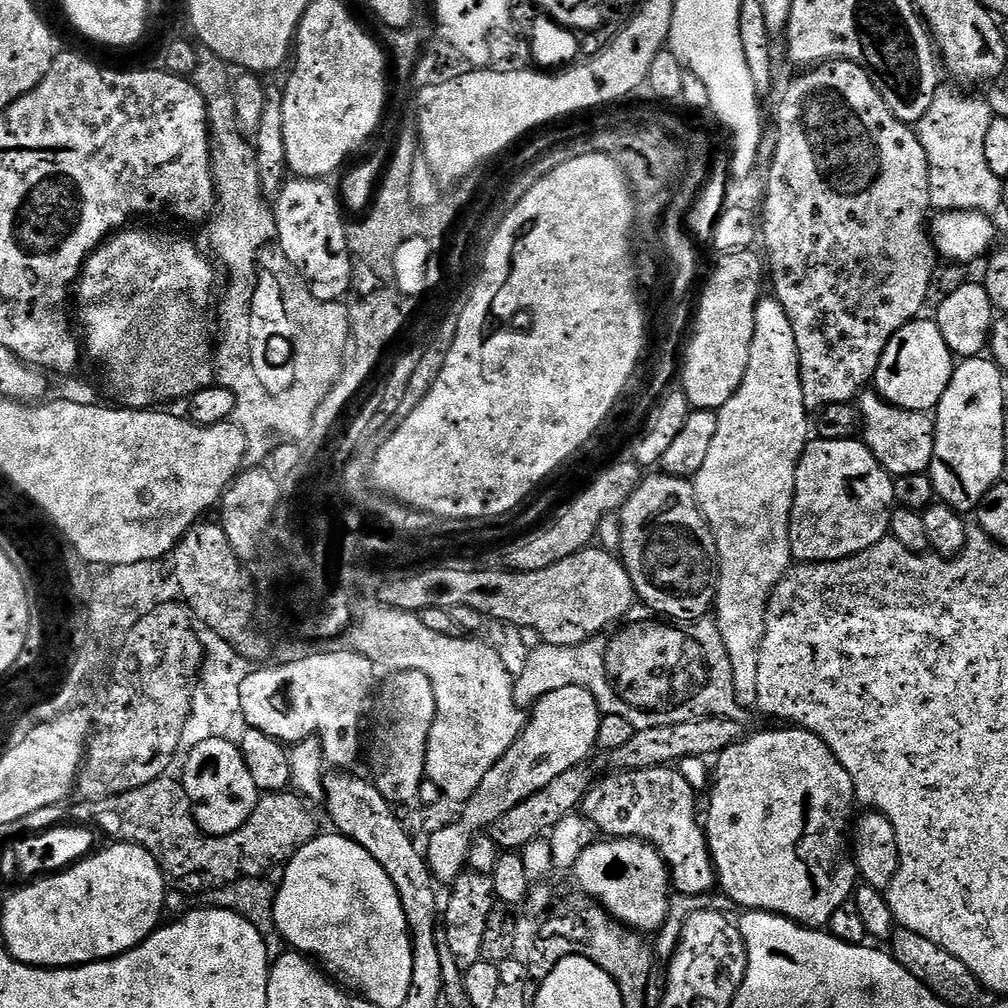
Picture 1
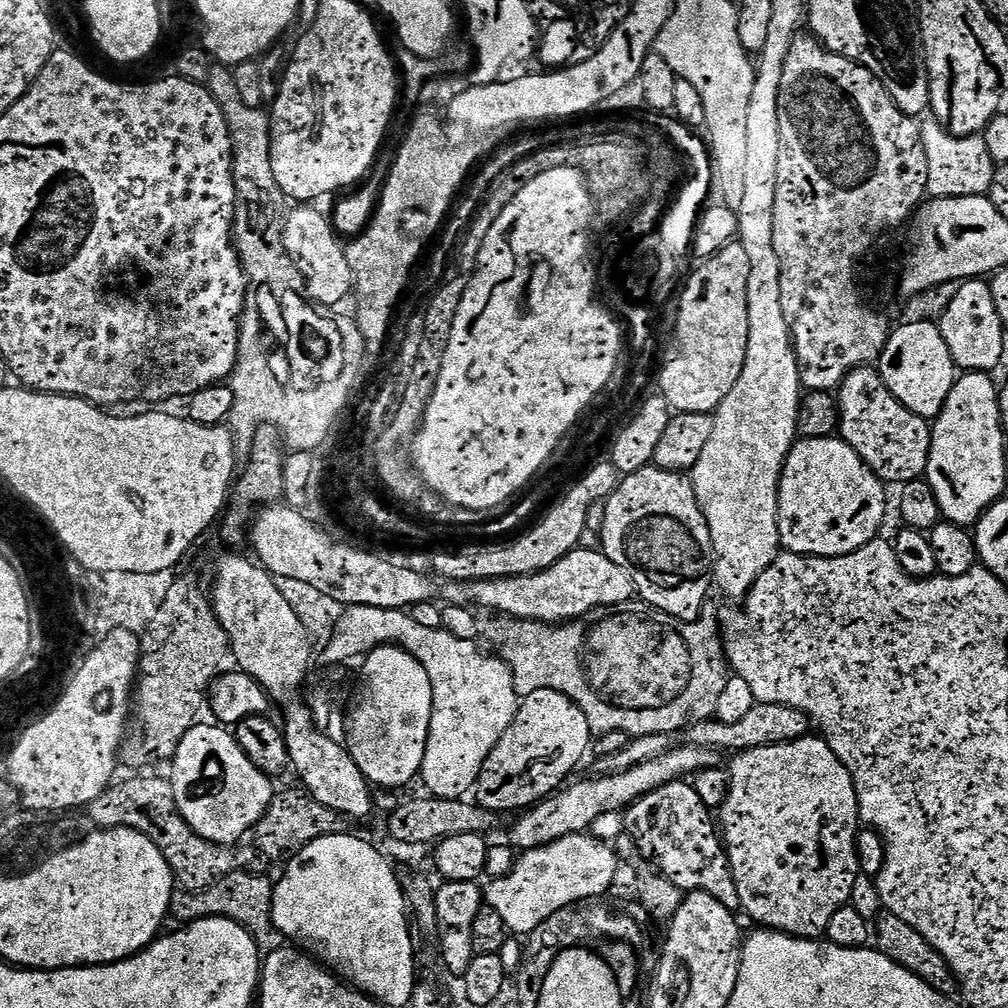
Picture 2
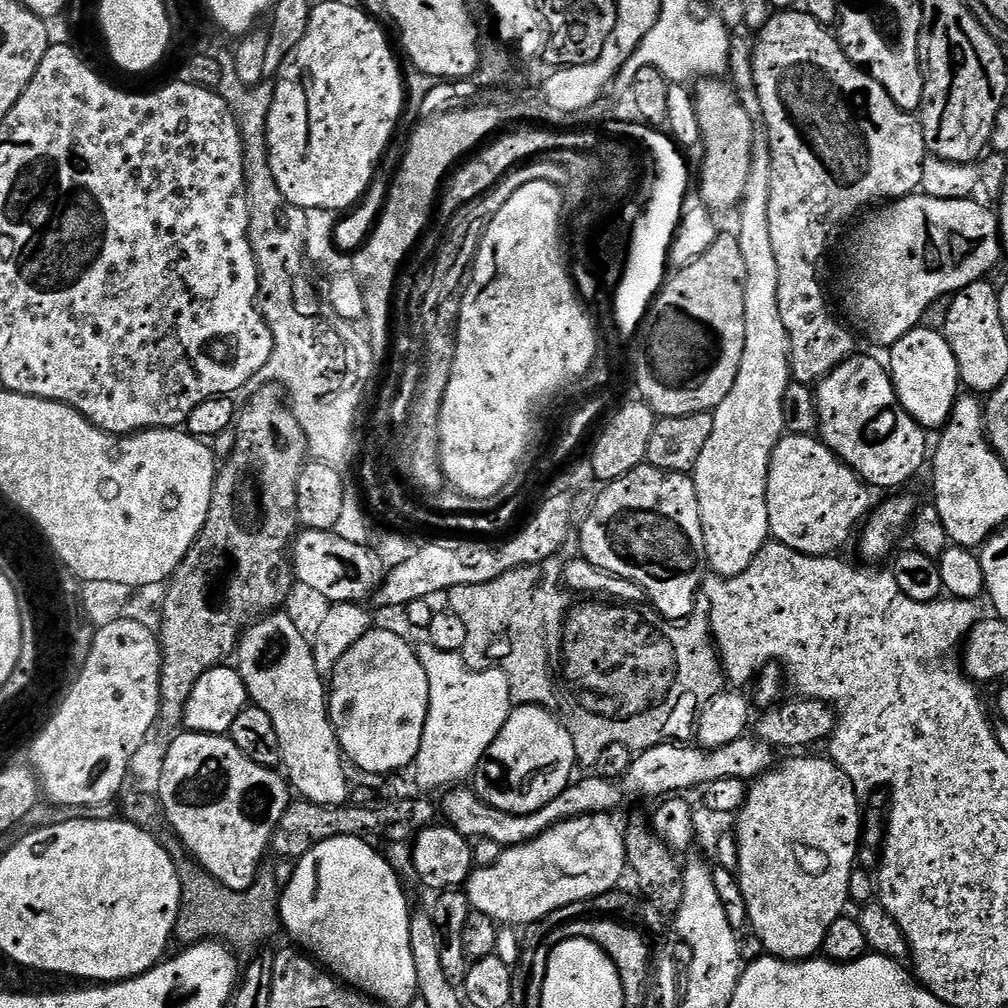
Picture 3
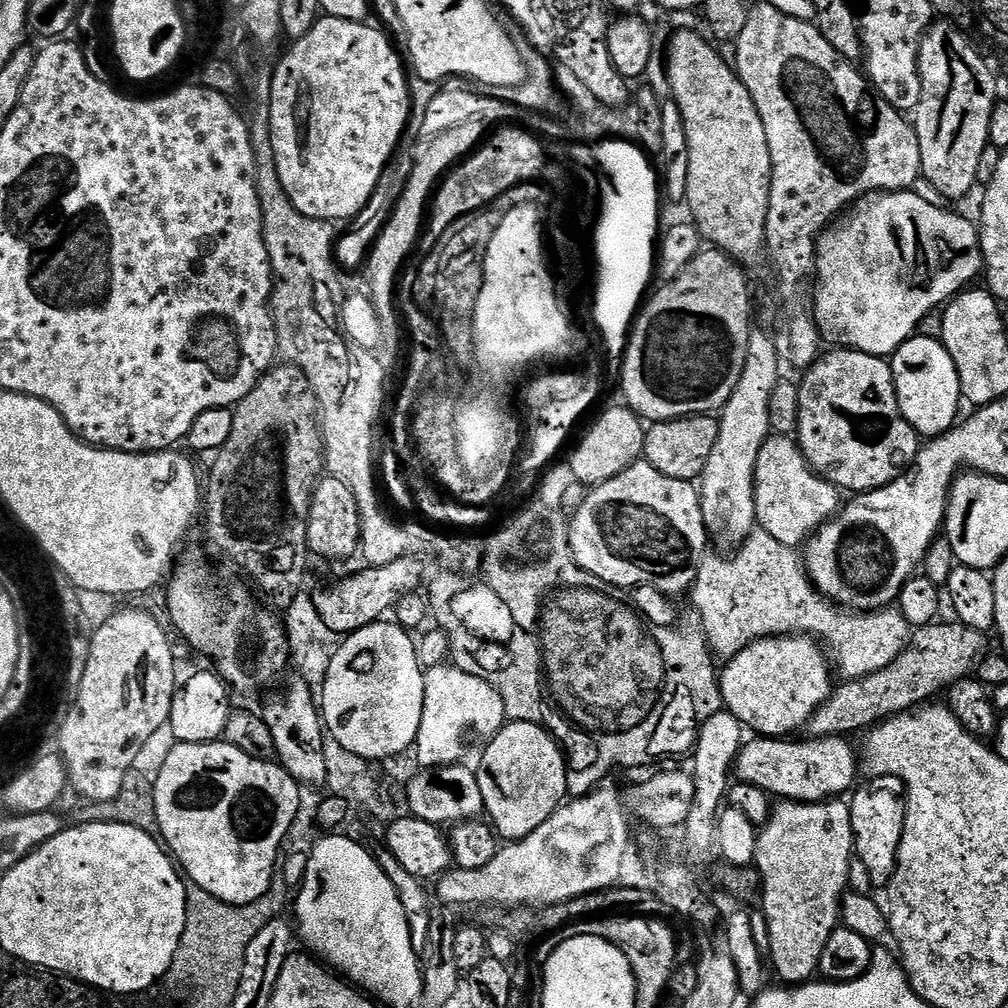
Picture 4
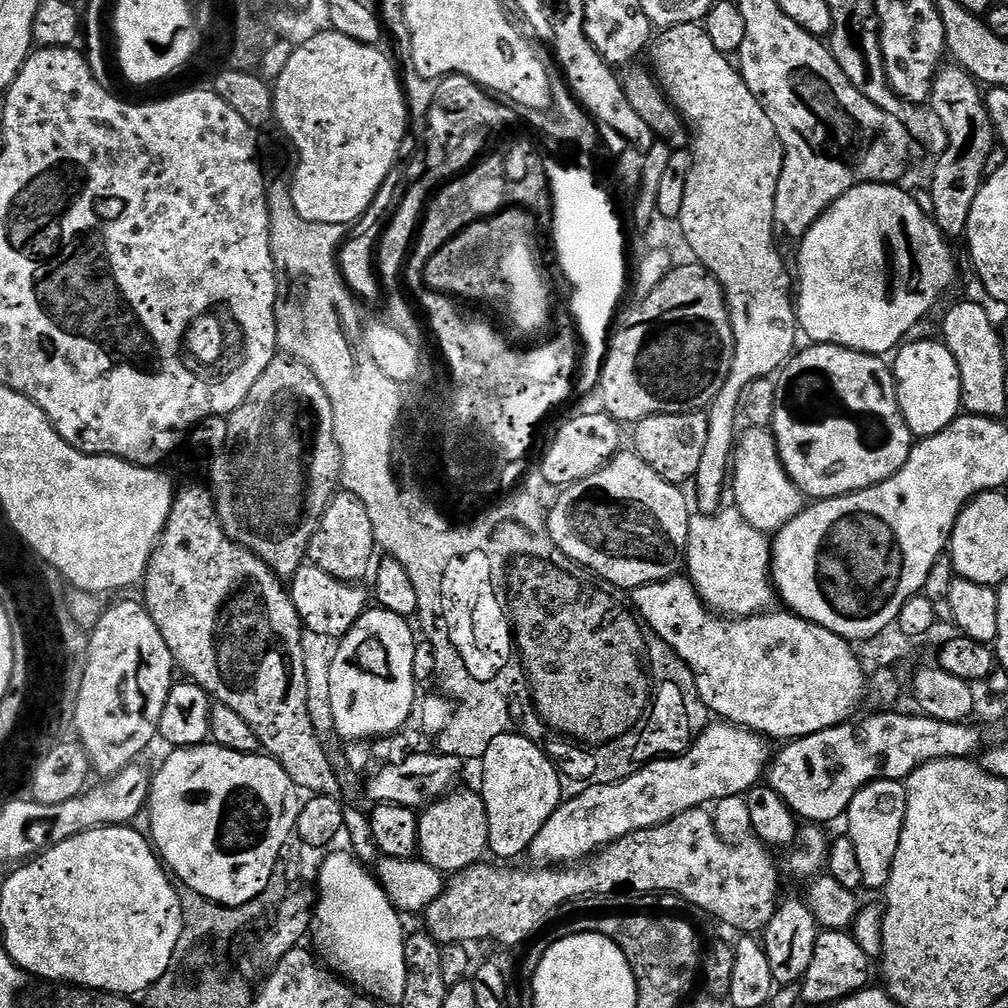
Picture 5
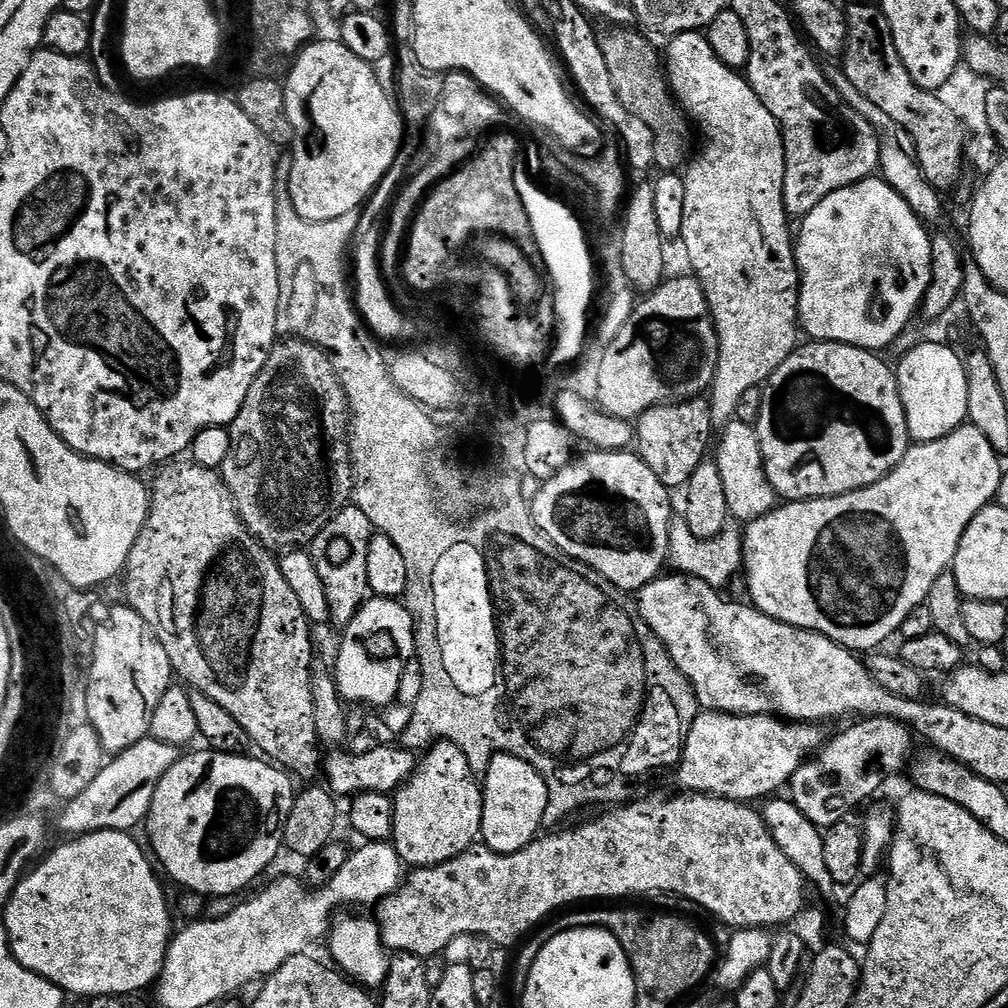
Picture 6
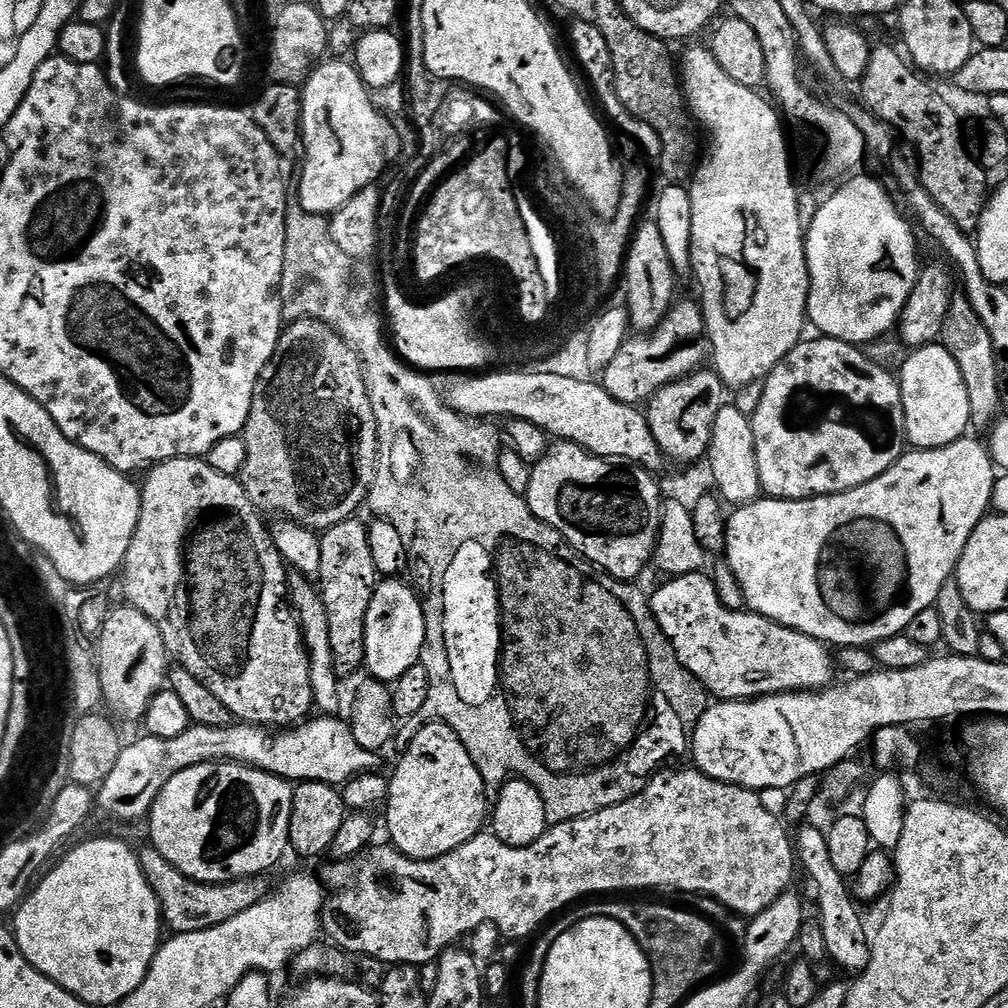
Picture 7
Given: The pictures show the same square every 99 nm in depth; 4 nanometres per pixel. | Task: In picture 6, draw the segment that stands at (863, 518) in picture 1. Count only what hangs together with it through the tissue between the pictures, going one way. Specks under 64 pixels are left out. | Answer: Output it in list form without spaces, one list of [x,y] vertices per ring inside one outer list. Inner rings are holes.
[[[737,419],[729,422],[719,433],[718,443],[714,448],[714,459],[719,473],[722,474],[722,486],[726,490],[729,513],[735,519],[737,516],[738,519],[744,520],[743,522],[751,522],[777,507],[778,497],[776,491],[768,484],[760,439],[756,437],[753,425]]]

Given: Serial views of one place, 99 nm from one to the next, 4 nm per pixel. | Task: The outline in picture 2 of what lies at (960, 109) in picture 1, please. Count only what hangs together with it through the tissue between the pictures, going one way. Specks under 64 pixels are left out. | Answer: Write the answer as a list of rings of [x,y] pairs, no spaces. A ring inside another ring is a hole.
[[[929,122],[928,125],[925,123],[920,133],[926,150],[929,197],[982,196],[988,193],[997,165],[992,163],[983,135],[952,136],[935,122]]]

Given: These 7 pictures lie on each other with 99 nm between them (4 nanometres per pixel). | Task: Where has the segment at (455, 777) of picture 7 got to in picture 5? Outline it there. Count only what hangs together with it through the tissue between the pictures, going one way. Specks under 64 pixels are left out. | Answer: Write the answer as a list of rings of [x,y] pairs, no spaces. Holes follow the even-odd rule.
[[[453,790],[423,809],[418,816],[418,856],[439,872],[455,874],[485,859],[488,846],[488,815],[479,791]]]

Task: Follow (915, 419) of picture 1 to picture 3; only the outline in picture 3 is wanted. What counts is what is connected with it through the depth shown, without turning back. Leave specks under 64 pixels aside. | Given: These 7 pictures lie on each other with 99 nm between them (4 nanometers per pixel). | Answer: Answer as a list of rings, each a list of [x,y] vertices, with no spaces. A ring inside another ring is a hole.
[[[859,356],[847,360],[845,364],[835,368],[831,374],[815,385],[816,405],[820,419],[818,436],[841,464],[848,464],[869,489],[900,490],[907,480],[912,480],[919,474],[923,464],[925,467],[930,456],[929,433],[916,423],[909,412],[904,411],[899,400],[896,399],[896,387],[892,385],[889,369],[885,365],[883,368],[872,356]]]

